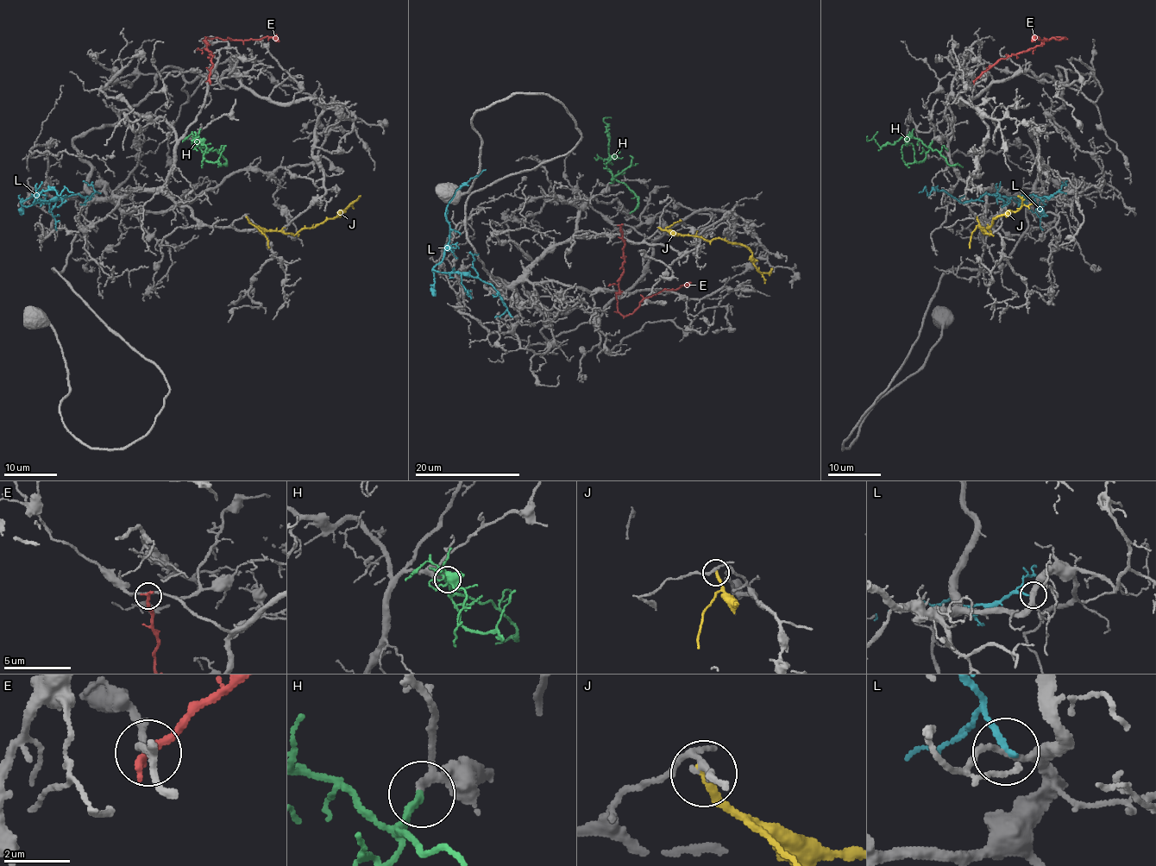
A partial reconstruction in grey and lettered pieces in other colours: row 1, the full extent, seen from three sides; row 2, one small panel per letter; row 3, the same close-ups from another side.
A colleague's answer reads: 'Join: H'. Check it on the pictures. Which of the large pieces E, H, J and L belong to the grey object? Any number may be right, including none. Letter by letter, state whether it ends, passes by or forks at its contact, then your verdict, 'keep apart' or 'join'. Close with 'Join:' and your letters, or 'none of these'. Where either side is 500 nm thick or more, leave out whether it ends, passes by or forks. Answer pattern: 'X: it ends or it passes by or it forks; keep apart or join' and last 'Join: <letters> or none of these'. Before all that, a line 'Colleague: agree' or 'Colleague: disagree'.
Colleague: agree
E: it ends; keep apart
H: it ends; join
J: it ends; keep apart
L: it ends; keep apart
Join: H

